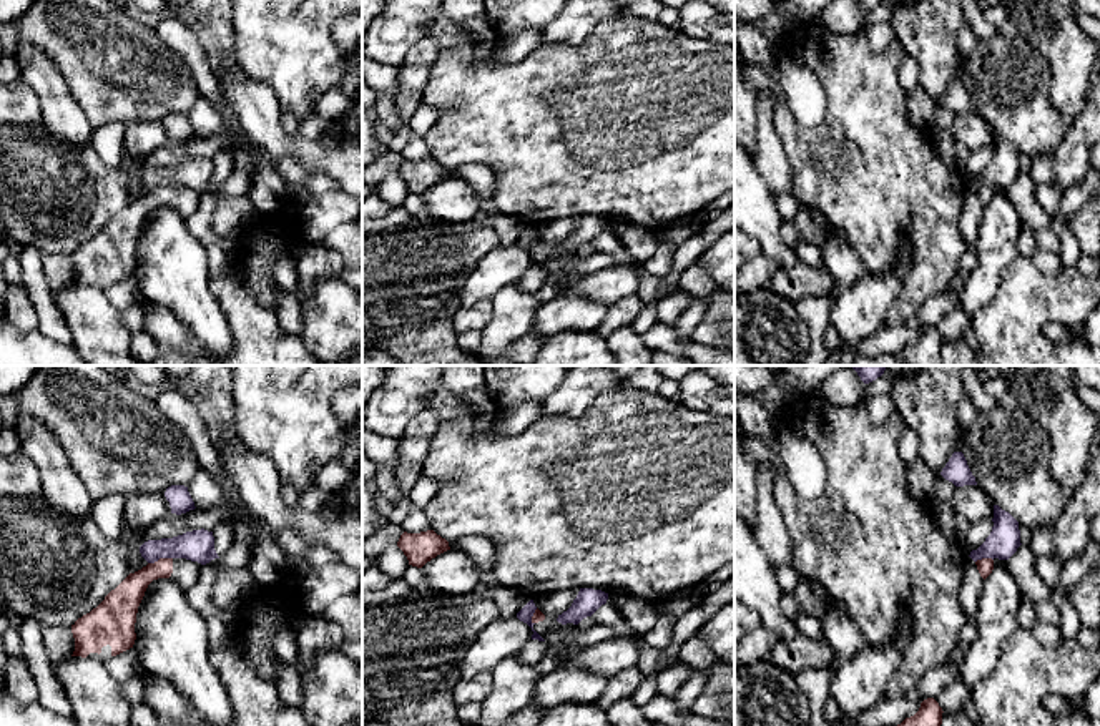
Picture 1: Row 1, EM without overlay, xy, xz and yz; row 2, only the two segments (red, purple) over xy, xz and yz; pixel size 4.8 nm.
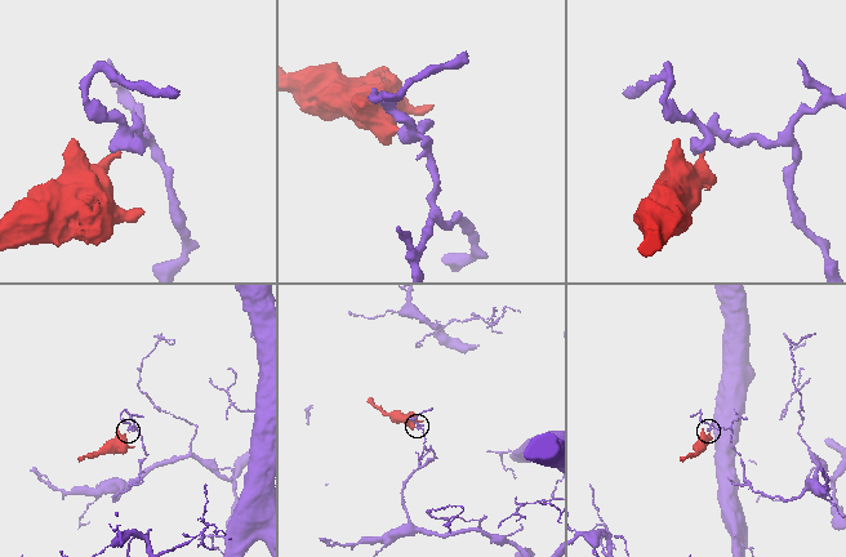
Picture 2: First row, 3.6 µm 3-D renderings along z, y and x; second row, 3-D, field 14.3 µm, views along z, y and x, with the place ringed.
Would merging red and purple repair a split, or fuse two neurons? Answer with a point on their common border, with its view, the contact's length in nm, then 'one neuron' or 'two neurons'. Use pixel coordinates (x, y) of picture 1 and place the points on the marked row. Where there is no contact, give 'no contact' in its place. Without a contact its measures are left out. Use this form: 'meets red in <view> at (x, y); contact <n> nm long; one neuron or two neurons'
meets red in xy at (160, 559); contact 120 nm long; two neurons

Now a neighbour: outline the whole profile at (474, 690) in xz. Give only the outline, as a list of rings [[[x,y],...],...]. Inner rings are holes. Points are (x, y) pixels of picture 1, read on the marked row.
[[[492,670],[482,671],[469,679],[460,679],[454,689],[454,699],[459,704],[480,704],[490,694],[494,686]]]

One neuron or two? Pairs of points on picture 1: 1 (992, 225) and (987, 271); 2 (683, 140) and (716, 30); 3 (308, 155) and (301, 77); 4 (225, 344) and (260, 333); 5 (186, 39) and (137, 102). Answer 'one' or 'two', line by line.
1: one
2: two
3: two
4: two
5: two

